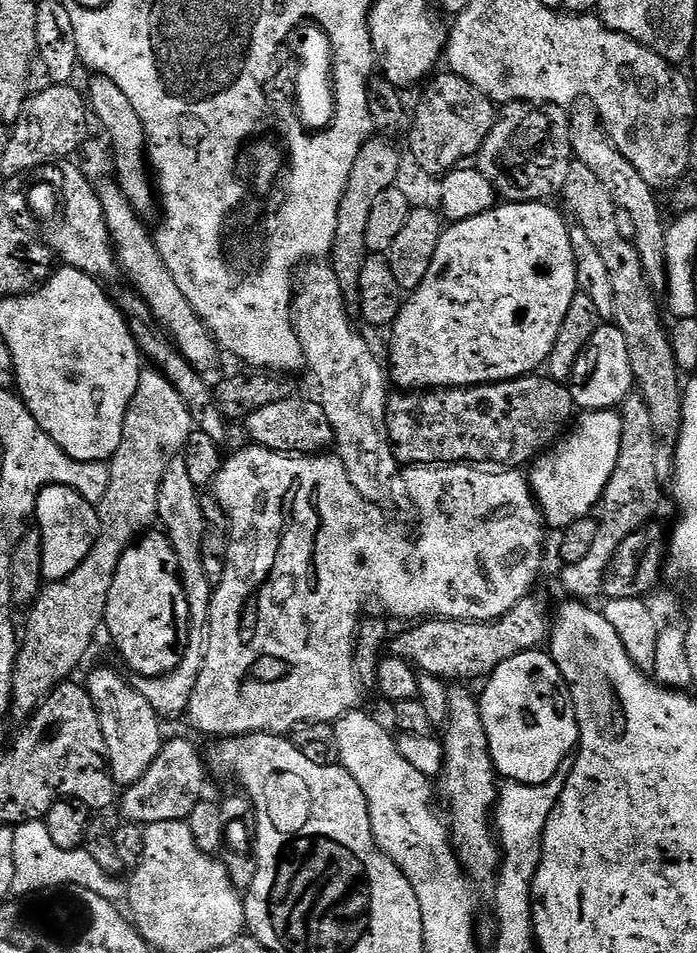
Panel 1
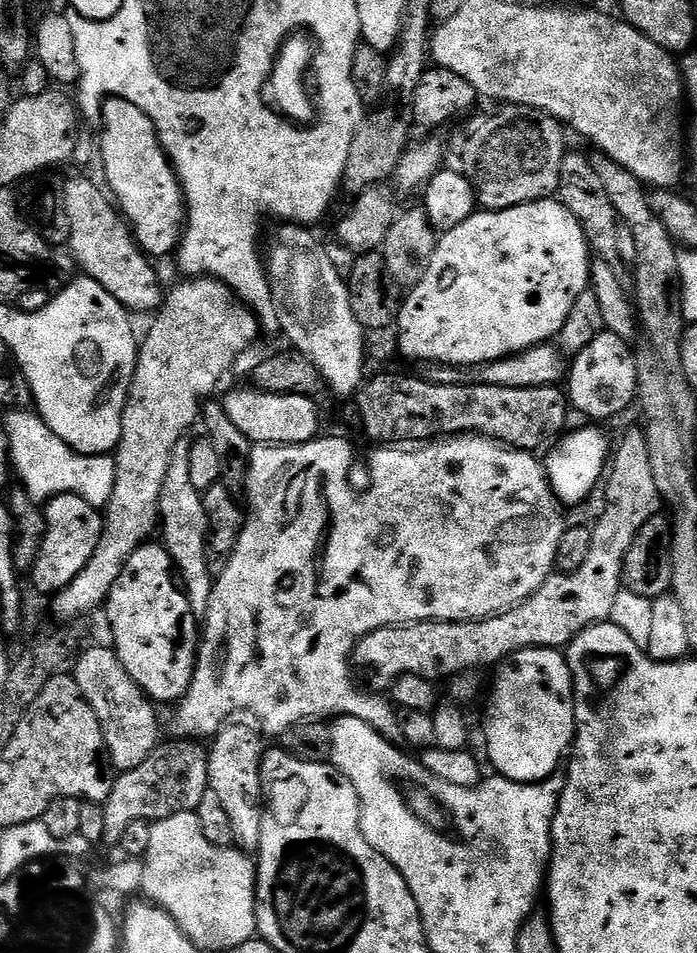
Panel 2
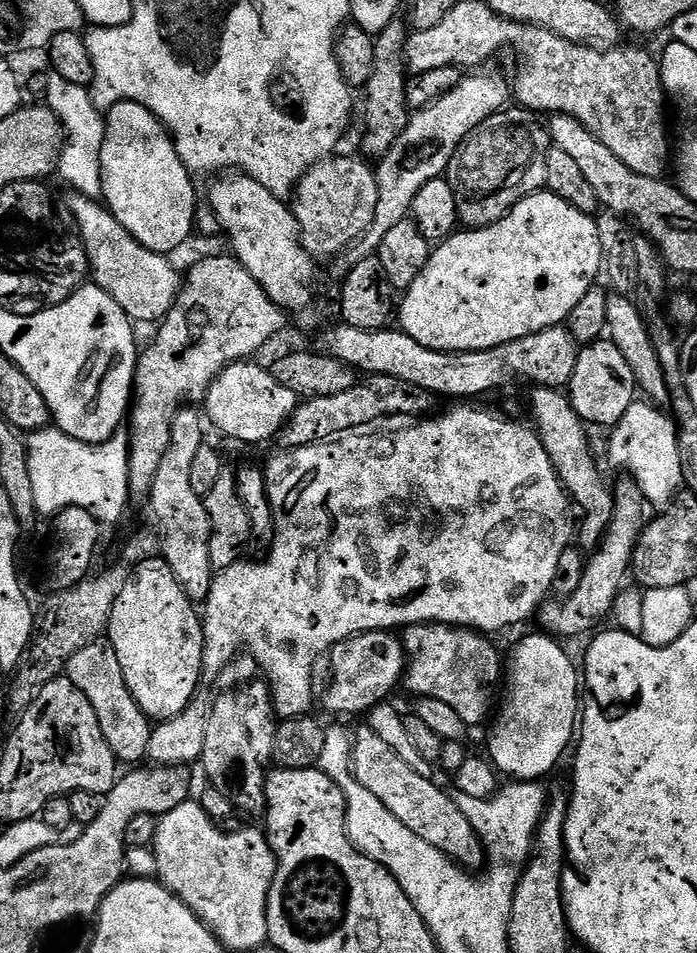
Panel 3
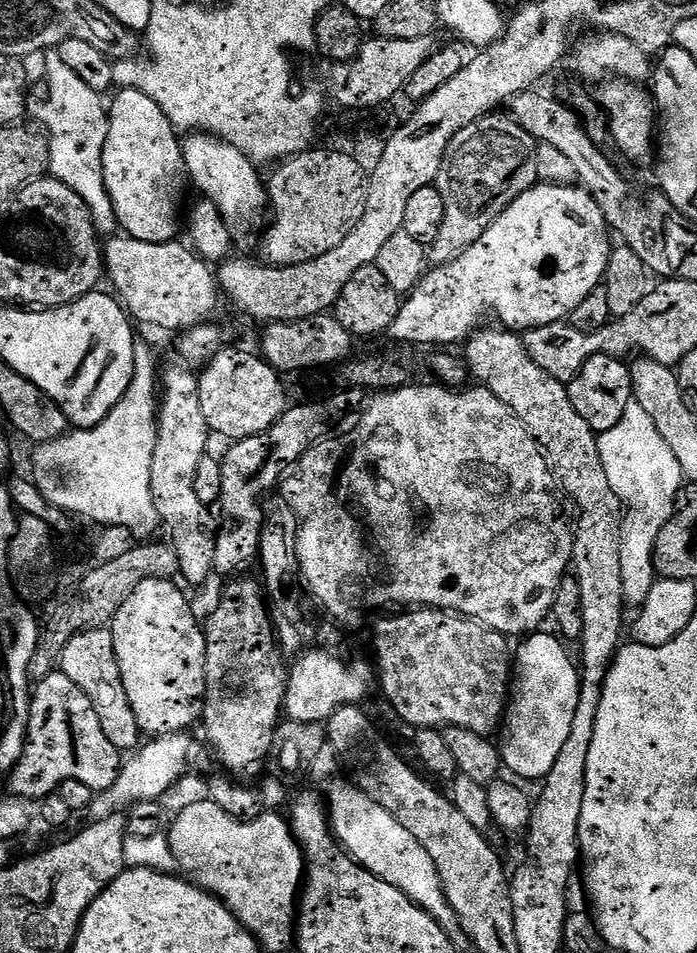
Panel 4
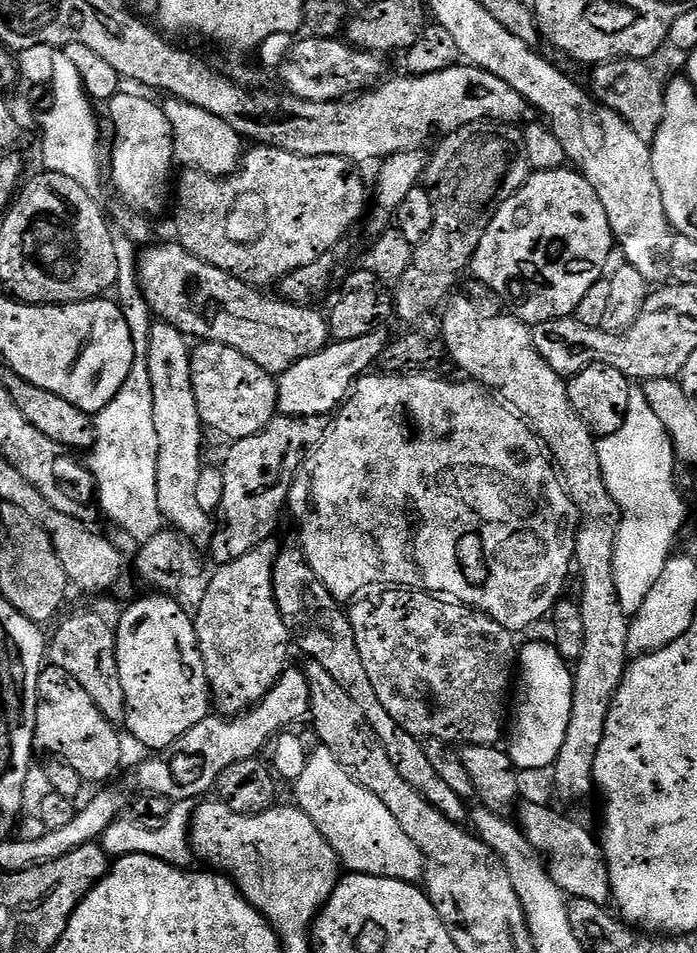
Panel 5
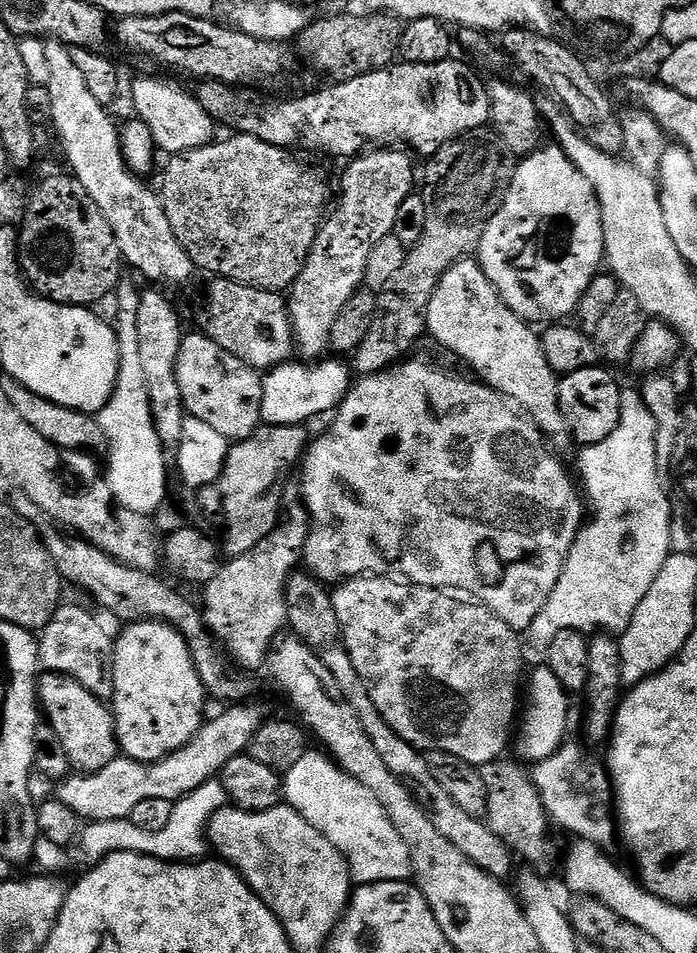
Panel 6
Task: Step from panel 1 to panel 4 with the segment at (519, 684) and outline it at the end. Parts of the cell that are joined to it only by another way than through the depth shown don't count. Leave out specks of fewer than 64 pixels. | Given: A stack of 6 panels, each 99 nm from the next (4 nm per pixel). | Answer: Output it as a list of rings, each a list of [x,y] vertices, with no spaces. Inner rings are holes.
[[[537,630],[527,637],[523,641],[525,642],[521,648],[517,647],[514,652],[514,679],[510,684],[510,695],[508,698],[508,703],[506,705],[506,711],[504,713],[504,718],[502,721],[502,731],[499,733],[500,740],[498,739],[498,747],[500,750],[500,759],[502,761],[503,767],[508,768],[513,772],[511,775],[513,777],[519,778],[521,781],[524,780],[536,780],[535,782],[543,781],[546,774],[550,774],[550,766],[554,766],[554,761],[558,759],[558,754],[562,750],[563,744],[566,742],[567,736],[570,734],[570,725],[574,722],[574,710],[578,710],[578,694],[580,693],[580,673],[578,671],[578,664],[575,659],[572,660],[568,657],[568,652],[564,647],[566,647],[565,641],[561,639],[559,635],[544,632],[545,630]]]

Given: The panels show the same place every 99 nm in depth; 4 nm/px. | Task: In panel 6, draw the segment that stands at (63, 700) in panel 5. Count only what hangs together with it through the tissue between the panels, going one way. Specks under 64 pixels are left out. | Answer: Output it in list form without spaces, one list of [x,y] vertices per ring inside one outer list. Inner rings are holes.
[[[45,671],[38,680],[38,700],[47,723],[62,738],[66,753],[77,769],[97,772],[118,758],[120,743],[116,741],[116,719],[112,717],[112,709],[86,686],[62,672]]]

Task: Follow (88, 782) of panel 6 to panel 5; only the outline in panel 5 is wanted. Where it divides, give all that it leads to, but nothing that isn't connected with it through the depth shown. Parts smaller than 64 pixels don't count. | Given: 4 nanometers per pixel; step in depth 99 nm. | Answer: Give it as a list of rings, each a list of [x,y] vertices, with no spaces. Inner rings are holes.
[[[296,666],[288,667],[280,675],[278,682],[274,682],[272,689],[248,711],[241,712],[240,715],[231,718],[223,714],[210,714],[206,718],[202,718],[202,722],[198,722],[198,726],[190,726],[190,730],[186,730],[186,734],[182,734],[182,738],[175,740],[170,747],[149,755],[152,757],[145,764],[140,764],[136,768],[136,784],[140,787],[139,791],[153,796],[164,796],[173,802],[179,800],[195,801],[197,798],[207,797],[215,789],[218,778],[222,774],[222,770],[226,770],[226,766],[234,766],[234,762],[257,759],[268,739],[269,743],[285,731],[286,726],[295,725],[292,723],[299,716],[307,717],[309,715],[311,703],[312,695],[307,675],[301,669],[299,672]]]

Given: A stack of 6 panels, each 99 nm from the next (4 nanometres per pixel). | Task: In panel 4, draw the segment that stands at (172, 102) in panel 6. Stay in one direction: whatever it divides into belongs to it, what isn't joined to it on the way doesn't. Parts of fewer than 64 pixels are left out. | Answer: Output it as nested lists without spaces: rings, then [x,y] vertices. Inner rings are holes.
[[[197,131],[189,140],[183,141],[184,168],[188,171],[188,180],[196,183],[196,188],[203,199],[210,201],[220,211],[224,223],[237,237],[252,232],[264,220],[264,211],[270,208],[268,189],[265,181],[260,180],[261,169],[253,164],[252,159],[238,146],[213,136]]]

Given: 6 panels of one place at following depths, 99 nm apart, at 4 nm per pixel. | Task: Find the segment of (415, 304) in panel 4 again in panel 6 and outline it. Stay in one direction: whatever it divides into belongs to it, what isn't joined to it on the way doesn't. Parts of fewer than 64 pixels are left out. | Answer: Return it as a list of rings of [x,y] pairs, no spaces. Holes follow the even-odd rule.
[[[541,146],[517,163],[520,165],[512,181],[509,184],[507,181],[502,203],[489,218],[478,249],[478,262],[483,265],[493,286],[500,291],[506,306],[536,326],[563,321],[563,316],[571,317],[586,286],[590,286],[606,260],[600,199],[592,183],[578,171],[567,152],[558,146],[551,147]],[[321,359],[319,362],[285,362],[269,368],[262,376],[262,410],[260,419],[265,425],[304,424],[323,412],[331,413],[339,408],[348,389],[353,383],[354,376],[343,364],[343,359]]]

